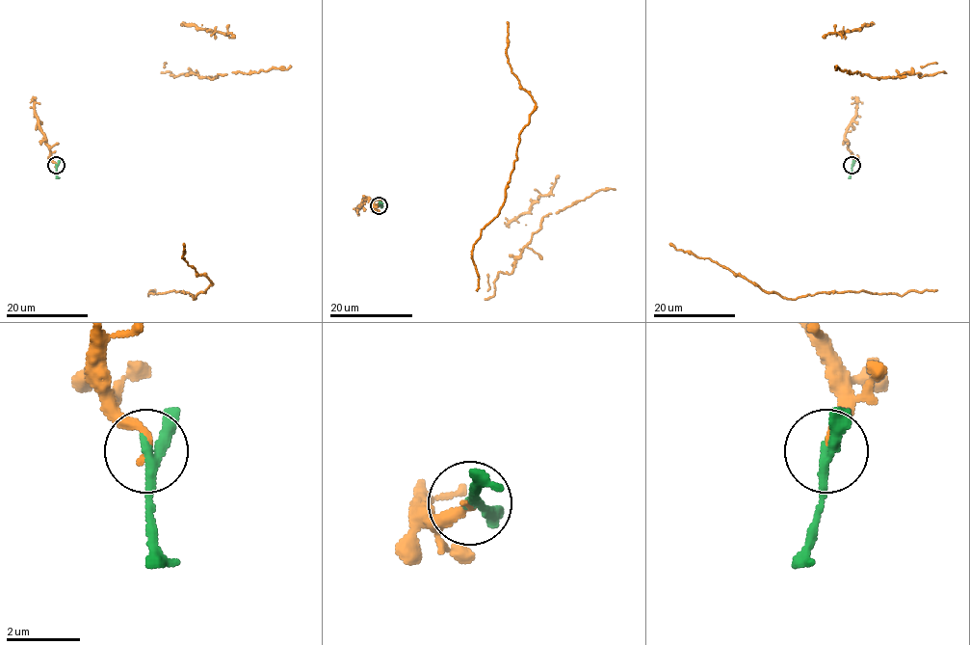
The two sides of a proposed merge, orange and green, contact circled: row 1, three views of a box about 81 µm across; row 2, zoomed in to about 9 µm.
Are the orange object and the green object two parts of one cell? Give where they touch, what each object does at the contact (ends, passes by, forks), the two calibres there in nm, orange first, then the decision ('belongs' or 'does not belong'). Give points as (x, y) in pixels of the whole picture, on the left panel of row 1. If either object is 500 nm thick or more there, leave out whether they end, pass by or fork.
at (56, 165); orange ends there; green passes by; 220 nm thick on the orange side, 280 nm on the other; belongs

